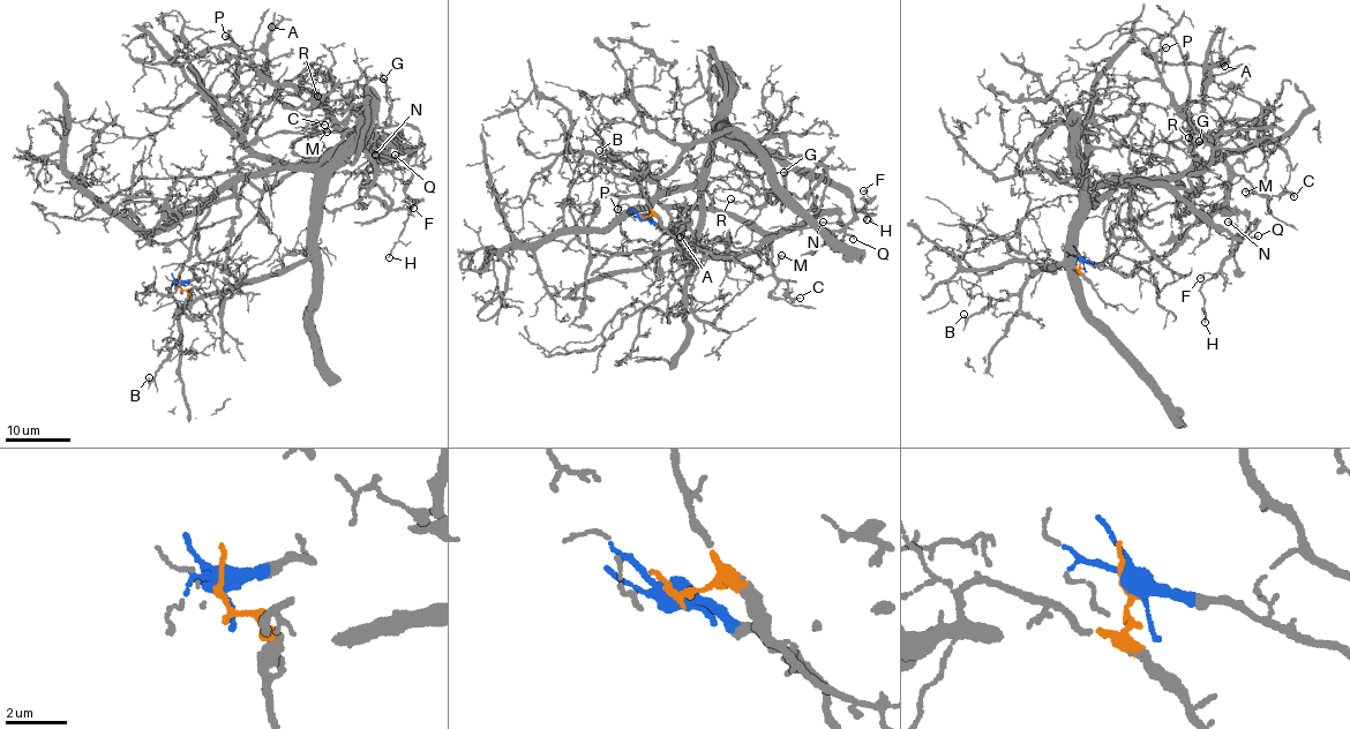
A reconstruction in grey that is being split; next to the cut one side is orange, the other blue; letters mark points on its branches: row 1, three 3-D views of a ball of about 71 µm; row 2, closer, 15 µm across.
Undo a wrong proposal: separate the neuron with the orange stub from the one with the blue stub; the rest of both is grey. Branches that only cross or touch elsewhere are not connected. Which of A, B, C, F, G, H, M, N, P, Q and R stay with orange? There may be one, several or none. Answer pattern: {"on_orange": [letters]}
{"on_orange": ["B", "F", "G", "H", "N", "Q", "R"]}

